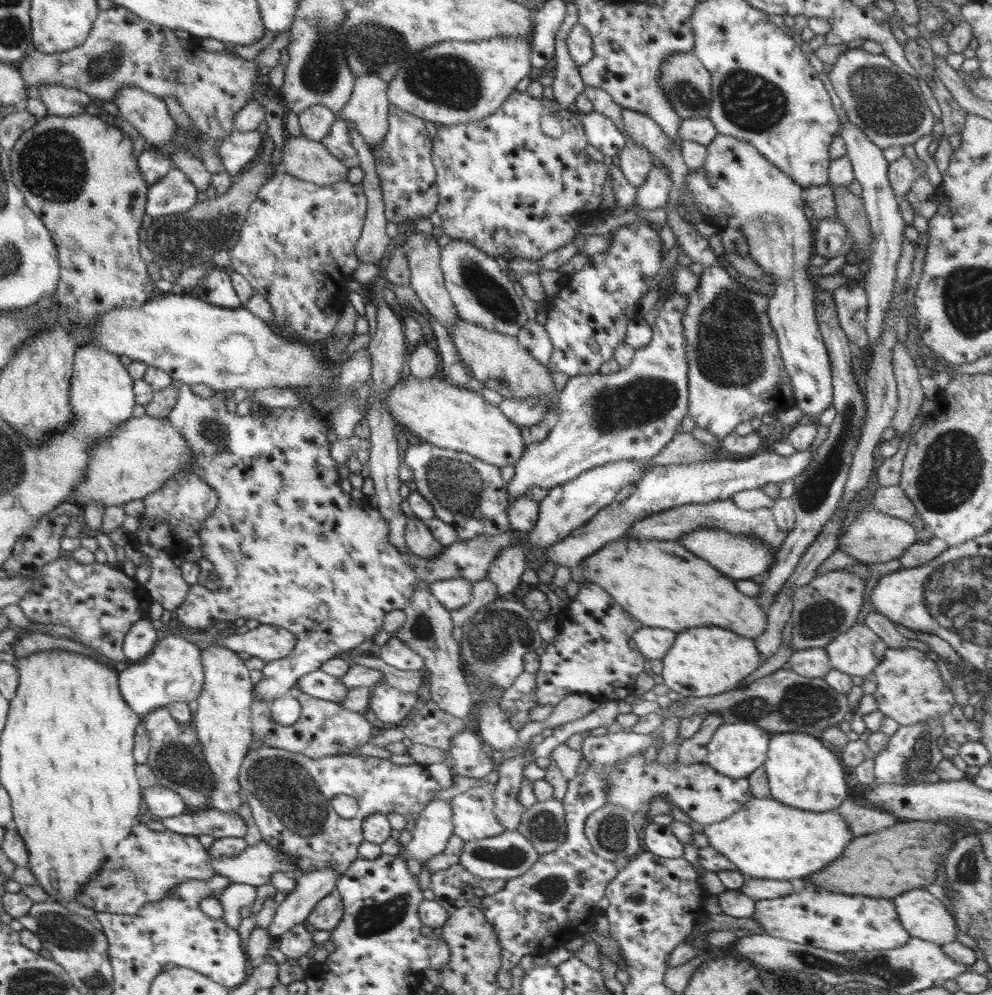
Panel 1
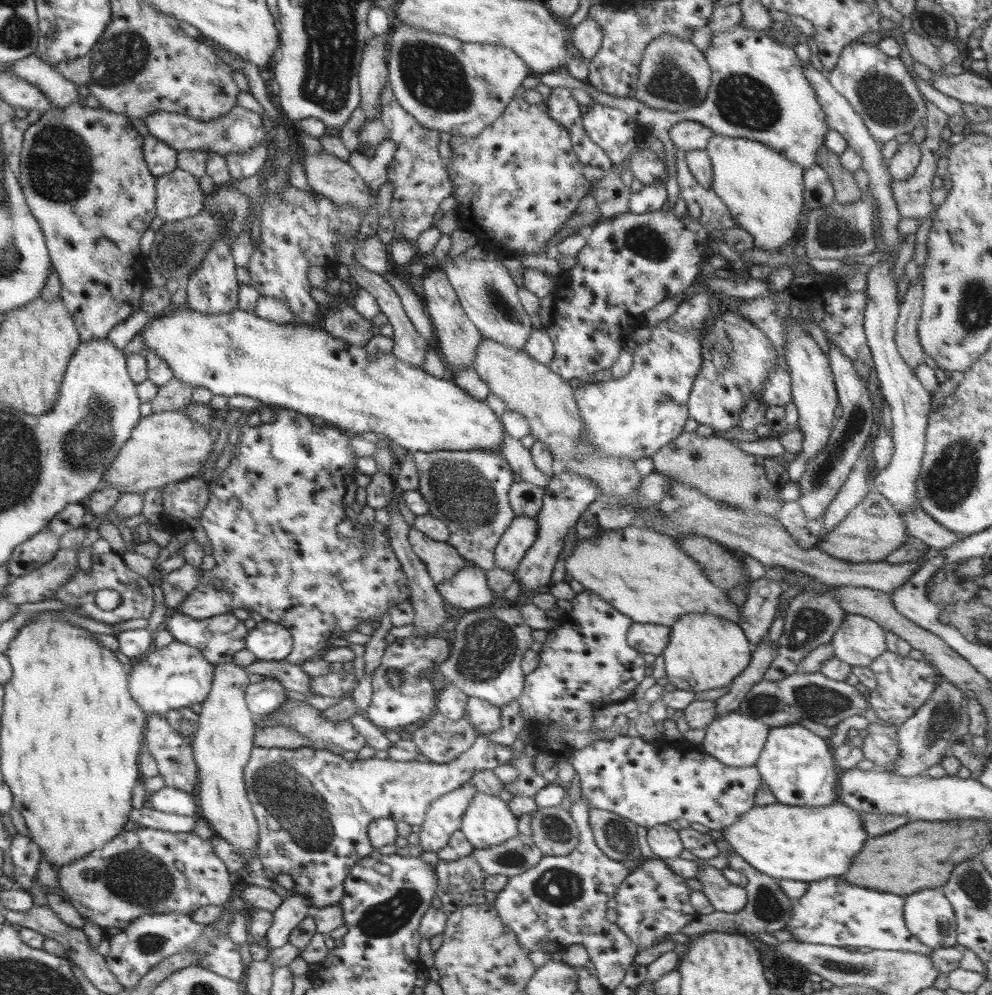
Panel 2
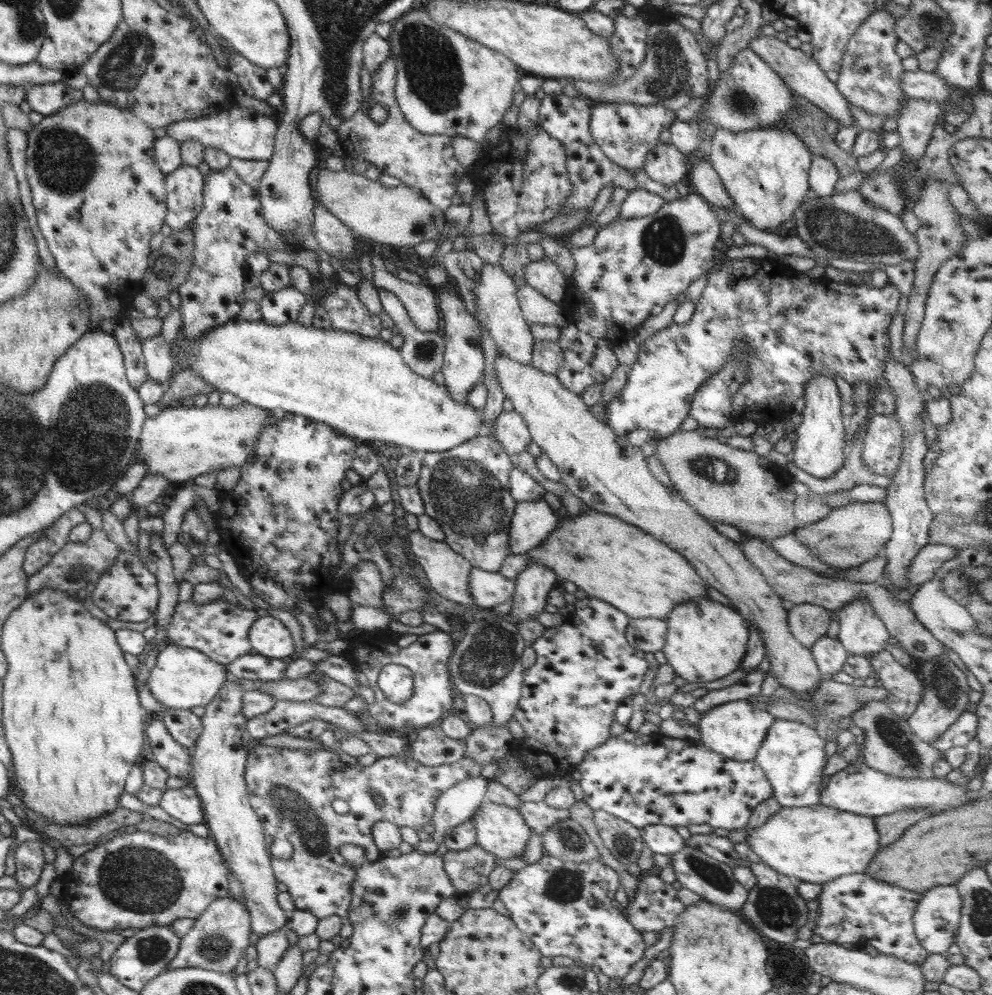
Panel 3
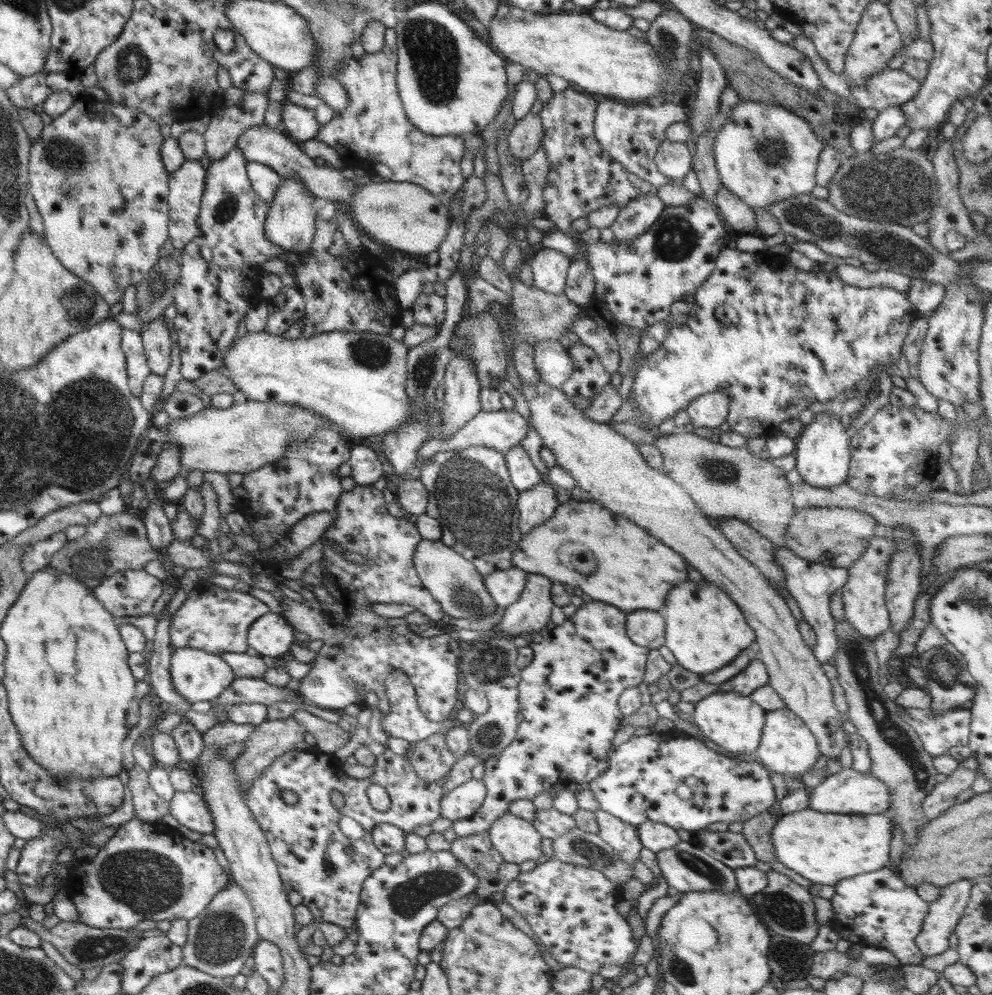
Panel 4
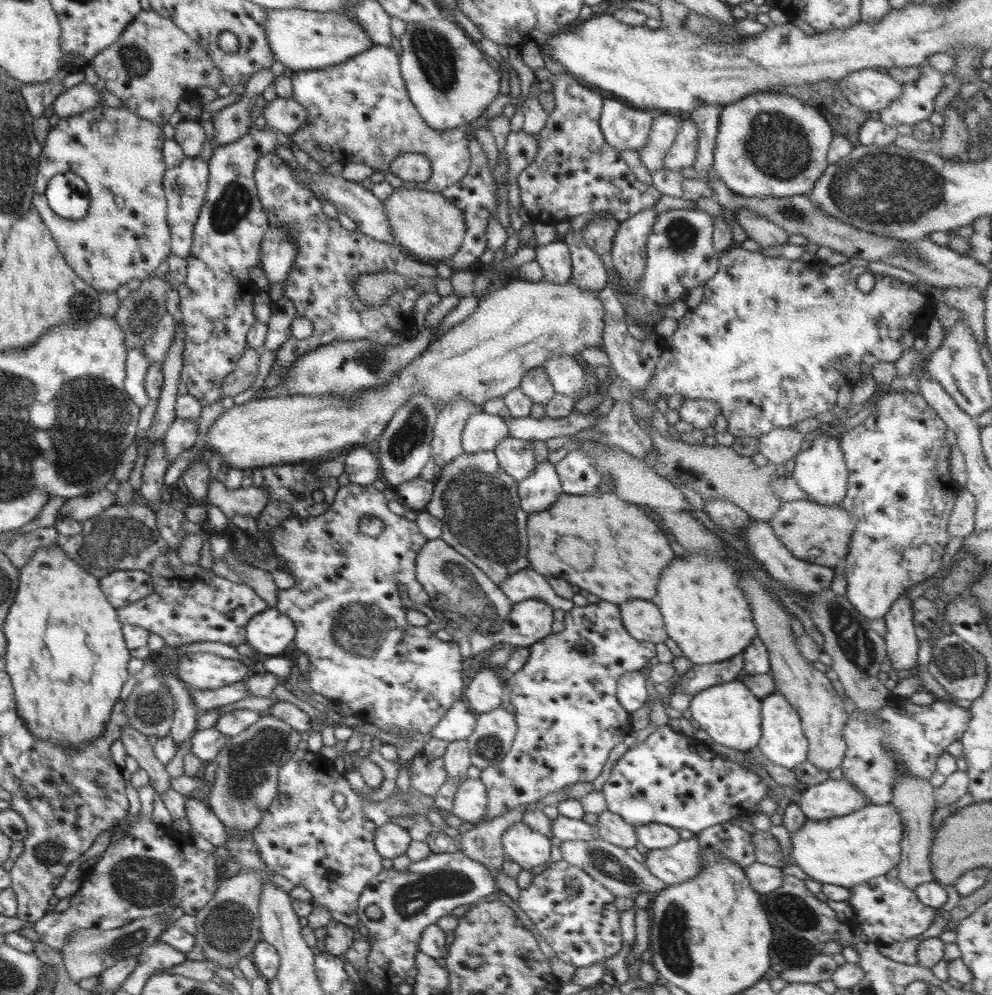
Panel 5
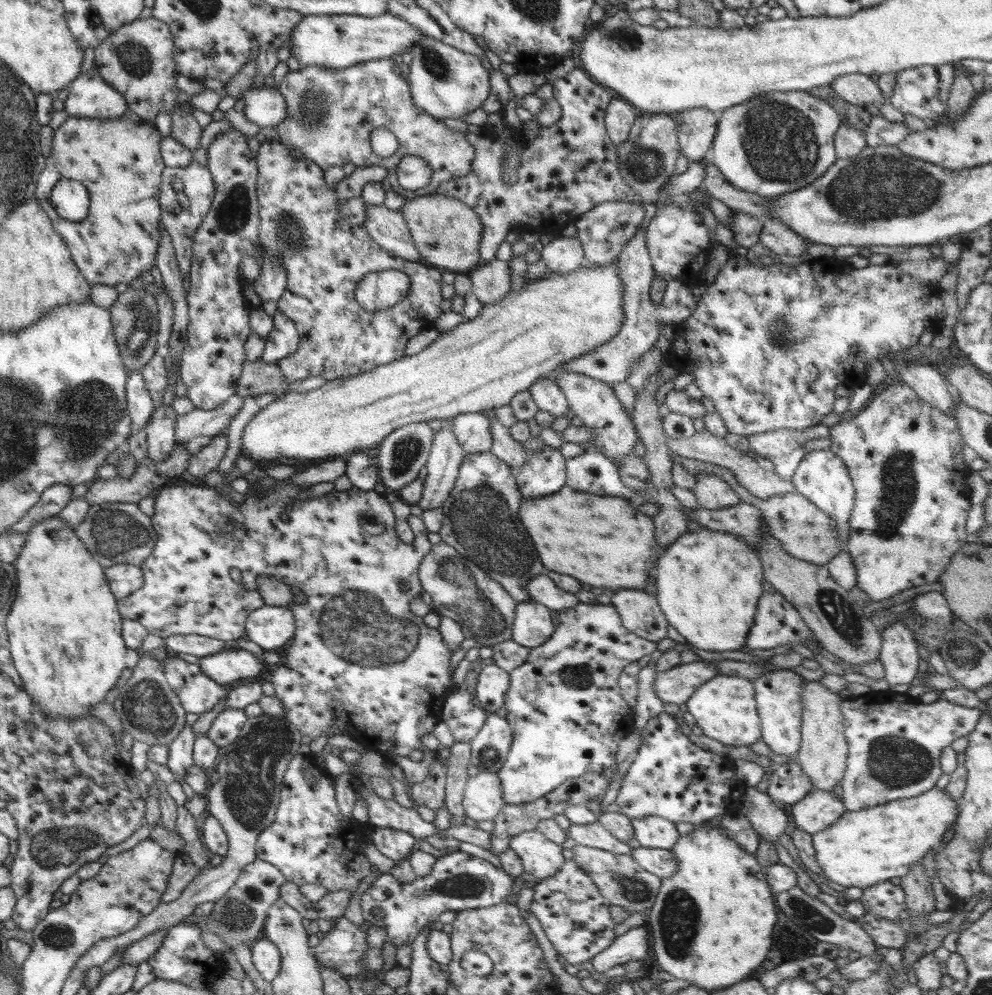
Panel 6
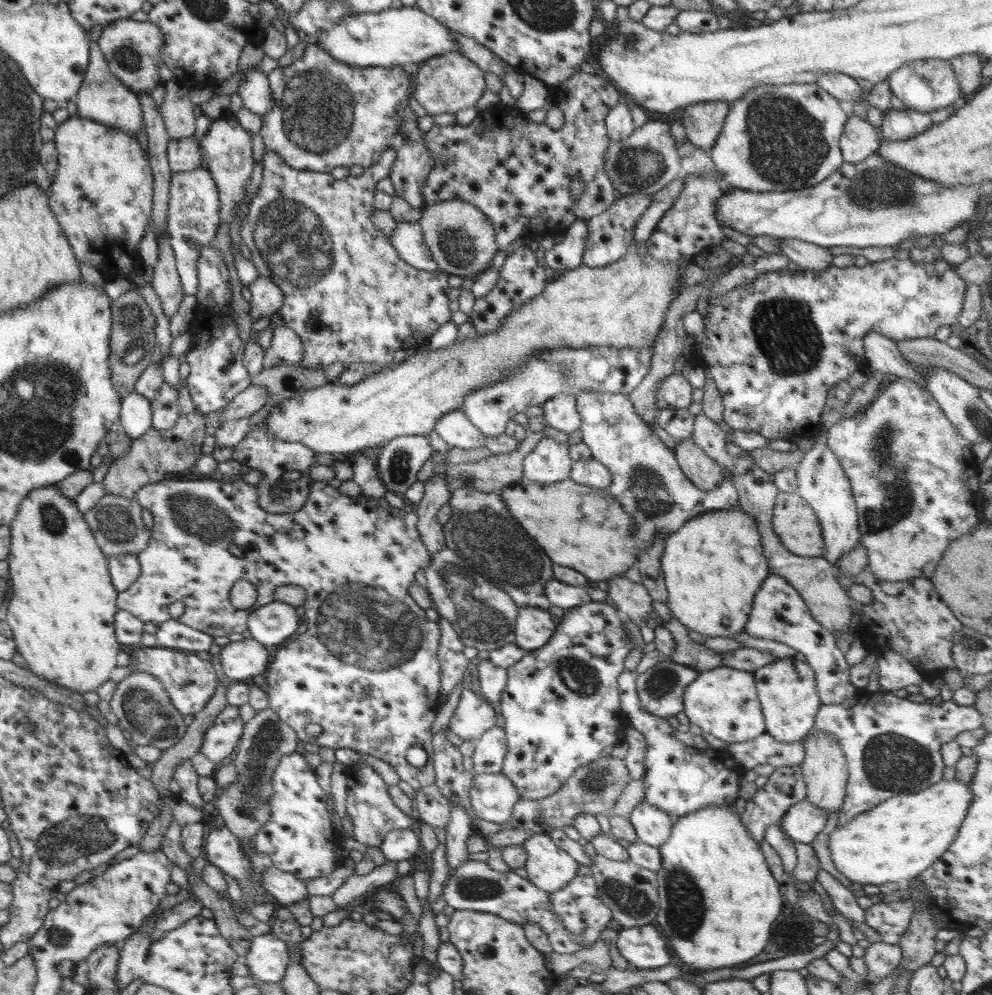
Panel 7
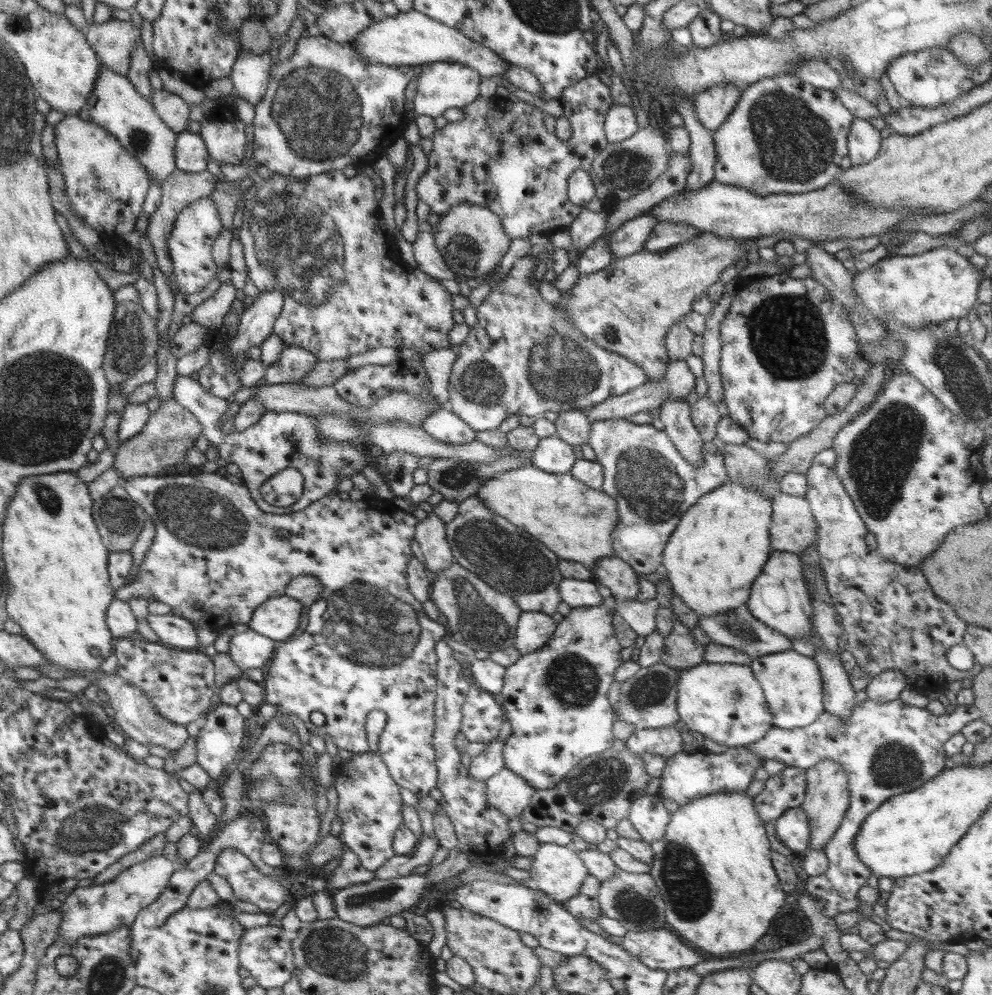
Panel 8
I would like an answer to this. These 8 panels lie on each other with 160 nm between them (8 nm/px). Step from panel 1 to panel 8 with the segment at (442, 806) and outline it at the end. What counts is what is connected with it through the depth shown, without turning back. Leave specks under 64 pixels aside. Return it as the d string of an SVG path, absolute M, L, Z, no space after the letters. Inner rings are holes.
M504 768L485 782L487 801L508 820L520 817L535 793L522 778Z

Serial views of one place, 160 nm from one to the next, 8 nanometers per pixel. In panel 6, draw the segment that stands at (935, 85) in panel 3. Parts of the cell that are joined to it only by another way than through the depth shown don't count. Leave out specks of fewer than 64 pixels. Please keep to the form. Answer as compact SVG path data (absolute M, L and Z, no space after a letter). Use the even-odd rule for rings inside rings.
M845 74L835 78L830 85L842 100L856 106L866 107L884 102L877 82L870 79L870 75Z

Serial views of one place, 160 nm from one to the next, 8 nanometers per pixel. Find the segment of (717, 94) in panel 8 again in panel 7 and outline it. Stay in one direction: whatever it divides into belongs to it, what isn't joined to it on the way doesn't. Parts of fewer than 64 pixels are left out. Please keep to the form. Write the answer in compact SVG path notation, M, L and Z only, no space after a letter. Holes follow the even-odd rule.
M722 101L686 105L681 119L686 138L704 153L711 155L713 144L722 130L728 111L729 105Z

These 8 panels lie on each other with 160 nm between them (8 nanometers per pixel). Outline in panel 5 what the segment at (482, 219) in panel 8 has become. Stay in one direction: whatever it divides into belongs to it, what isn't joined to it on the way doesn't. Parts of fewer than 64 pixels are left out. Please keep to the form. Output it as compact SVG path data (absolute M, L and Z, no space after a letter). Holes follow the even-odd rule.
M403 186L393 190L382 206L395 244L414 255L418 262L450 262L462 247L466 235L462 213L440 193Z

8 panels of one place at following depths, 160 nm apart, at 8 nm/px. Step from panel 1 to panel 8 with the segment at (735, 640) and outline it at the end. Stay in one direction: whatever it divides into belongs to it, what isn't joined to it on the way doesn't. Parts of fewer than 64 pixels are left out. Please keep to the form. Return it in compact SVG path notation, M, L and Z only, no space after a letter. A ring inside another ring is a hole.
M730 479L725 485L702 494L681 516L664 547L661 569L666 570L672 590L698 614L709 617L727 613L746 605L751 586L762 572L772 551L769 528L772 522L771 500L763 497L756 489L747 489L738 481Z

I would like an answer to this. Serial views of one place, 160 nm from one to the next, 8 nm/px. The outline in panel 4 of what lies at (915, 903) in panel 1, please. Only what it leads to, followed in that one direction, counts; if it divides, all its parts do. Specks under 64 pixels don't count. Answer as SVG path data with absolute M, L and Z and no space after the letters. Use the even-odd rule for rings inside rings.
M962 879L951 882L941 887L939 897L929 904L924 925L915 938L924 958L935 959L938 954L949 949L948 939L964 914L975 881Z

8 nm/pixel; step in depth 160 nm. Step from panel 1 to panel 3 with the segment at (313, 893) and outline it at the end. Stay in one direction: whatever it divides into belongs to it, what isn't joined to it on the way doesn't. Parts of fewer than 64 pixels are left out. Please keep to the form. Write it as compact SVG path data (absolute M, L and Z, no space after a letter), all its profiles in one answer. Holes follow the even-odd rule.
M286 920L286 925L280 928L280 930L275 930L265 937L254 938L255 946L257 948L257 963L262 968L267 968L273 971L273 968L281 961L283 954L287 951L290 946L288 942L288 937L286 937L286 932L288 932L288 922Z

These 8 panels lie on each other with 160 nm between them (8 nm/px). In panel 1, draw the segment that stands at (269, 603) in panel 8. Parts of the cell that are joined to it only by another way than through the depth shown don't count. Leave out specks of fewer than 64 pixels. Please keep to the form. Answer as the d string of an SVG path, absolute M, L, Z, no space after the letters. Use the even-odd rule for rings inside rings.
M259 625L246 634L234 634L218 639L218 645L234 653L245 652L251 657L269 663L290 655L296 646L296 638L289 630L276 625Z

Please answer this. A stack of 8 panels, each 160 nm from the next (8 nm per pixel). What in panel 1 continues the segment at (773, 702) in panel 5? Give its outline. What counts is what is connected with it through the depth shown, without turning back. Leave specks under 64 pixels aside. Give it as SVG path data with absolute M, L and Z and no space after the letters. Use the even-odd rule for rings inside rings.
M808 732L773 733L769 740L766 769L771 798L783 805L815 813L836 810L841 802L852 797L844 775L847 769L822 741Z

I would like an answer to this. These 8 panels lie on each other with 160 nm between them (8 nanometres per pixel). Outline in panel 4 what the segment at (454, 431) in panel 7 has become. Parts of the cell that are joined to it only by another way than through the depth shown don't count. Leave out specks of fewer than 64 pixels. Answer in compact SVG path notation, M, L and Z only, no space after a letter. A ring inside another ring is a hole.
M502 409L496 412L480 411L472 420L469 420L454 436L447 440L428 440L419 449L417 464L422 460L432 458L437 452L446 450L464 450L472 446L482 446L497 450L504 454L508 449L520 446L520 442L526 438L528 421L515 410Z

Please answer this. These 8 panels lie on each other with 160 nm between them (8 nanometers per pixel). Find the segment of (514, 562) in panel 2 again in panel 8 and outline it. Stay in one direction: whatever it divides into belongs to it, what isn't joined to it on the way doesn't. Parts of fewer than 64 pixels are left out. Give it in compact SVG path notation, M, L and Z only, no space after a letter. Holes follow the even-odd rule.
M557 435L540 439L531 455L531 464L550 474L568 474L576 460L573 447Z

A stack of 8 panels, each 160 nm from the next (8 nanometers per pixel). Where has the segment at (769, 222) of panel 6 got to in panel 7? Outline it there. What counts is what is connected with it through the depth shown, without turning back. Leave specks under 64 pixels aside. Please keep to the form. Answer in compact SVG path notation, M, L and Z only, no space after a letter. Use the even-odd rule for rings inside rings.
M794 238L780 240L781 253L798 264L800 269L824 271L832 265L833 256L827 248Z

